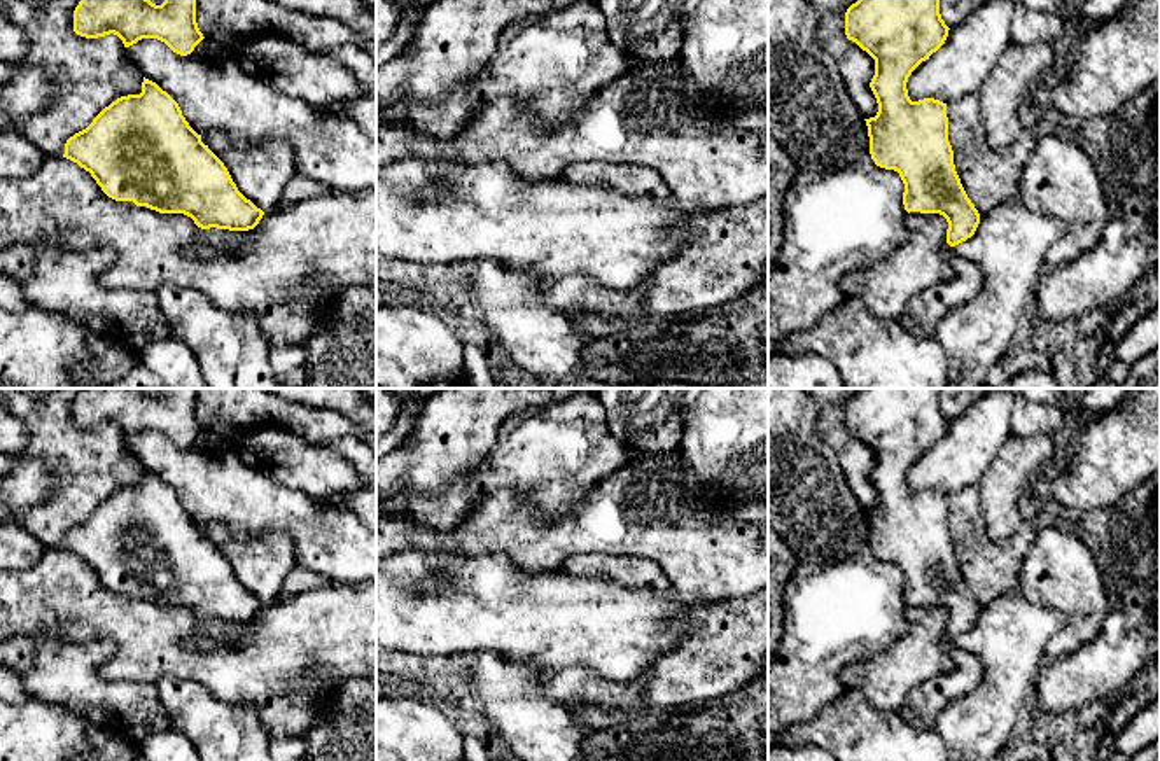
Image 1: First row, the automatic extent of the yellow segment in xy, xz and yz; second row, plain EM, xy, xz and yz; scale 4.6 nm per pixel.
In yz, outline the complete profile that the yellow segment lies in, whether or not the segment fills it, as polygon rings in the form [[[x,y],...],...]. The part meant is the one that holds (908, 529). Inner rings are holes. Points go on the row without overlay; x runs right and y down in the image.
[[[861,388],[845,404],[847,430],[875,451],[870,479],[877,490],[878,504],[875,509],[864,511],[871,551],[877,558],[899,565],[905,576],[903,597],[908,605],[940,605],[948,614],[941,647],[954,660],[954,670],[919,684],[899,709],[905,723],[919,731],[934,730],[940,712],[976,691],[985,675],[982,660],[954,644],[955,637],[975,626],[980,605],[955,563],[954,542],[948,534],[947,495],[934,490],[912,493],[906,481],[912,464],[945,436],[948,422],[940,406],[940,388]]]

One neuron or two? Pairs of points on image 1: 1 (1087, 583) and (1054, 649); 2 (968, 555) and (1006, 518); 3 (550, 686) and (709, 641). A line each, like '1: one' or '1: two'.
1: one
2: two
3: one

